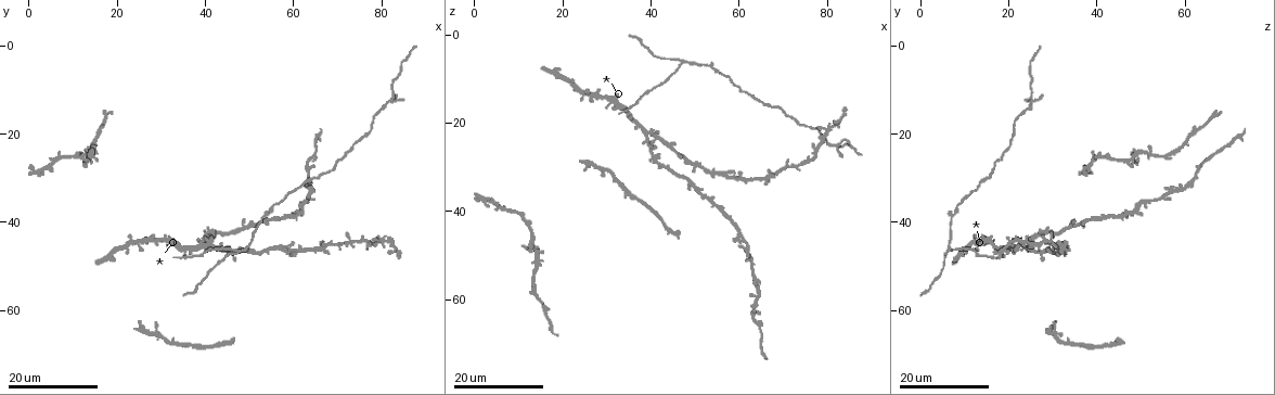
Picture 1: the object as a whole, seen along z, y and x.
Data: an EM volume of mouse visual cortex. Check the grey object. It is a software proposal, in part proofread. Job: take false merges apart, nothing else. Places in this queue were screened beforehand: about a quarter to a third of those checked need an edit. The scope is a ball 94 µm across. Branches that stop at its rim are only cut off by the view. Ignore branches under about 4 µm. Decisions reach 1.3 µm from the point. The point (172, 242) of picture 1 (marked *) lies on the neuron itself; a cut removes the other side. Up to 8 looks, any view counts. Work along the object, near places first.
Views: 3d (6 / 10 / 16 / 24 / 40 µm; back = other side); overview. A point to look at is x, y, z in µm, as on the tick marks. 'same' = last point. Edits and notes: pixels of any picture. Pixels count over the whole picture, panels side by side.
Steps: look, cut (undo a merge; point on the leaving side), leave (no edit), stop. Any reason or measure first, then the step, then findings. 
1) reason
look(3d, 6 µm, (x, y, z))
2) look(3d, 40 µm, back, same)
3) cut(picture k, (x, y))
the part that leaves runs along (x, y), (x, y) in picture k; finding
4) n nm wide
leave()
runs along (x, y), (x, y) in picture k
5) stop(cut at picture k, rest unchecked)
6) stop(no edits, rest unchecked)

three-way junction
look(3d, 16 µm, (54.0, 38.0, 8.0))

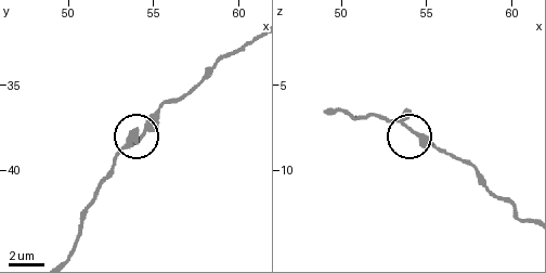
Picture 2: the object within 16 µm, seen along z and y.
look(3d, 10 µm, same)

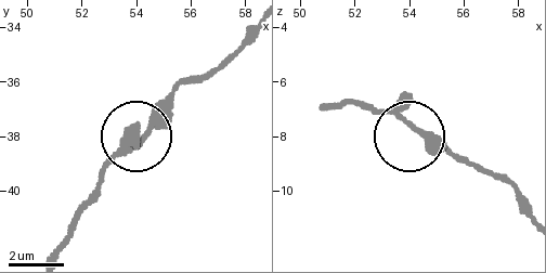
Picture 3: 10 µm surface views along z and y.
3 arms
leave()
one neuron here

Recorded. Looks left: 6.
three arms meet
look(3d, 16 µm, (48.0, 46.5, 5.5))

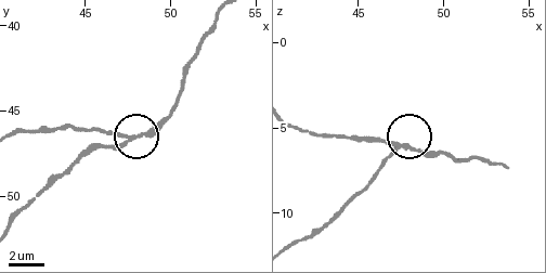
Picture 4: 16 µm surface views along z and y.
zoom in
look(3d, 10 µm, (47.6, 46.7, 6.2))

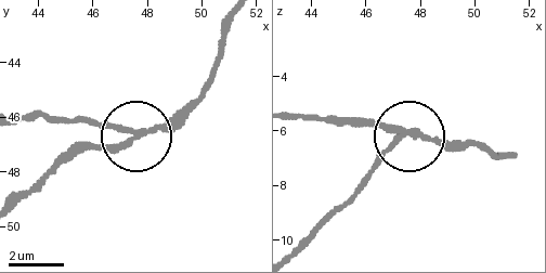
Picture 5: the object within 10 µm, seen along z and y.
3 arms
cut(picture 5, (106, 128))
two neurons meet here

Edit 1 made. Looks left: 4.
three arms meet
look(3d, 16 µm, (5.0, 27.0, 38.5))

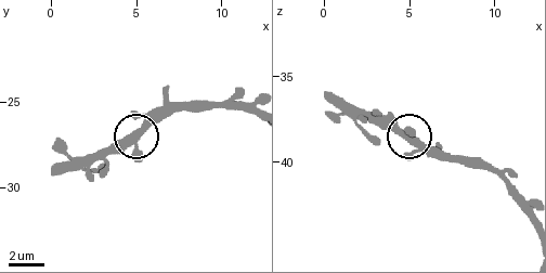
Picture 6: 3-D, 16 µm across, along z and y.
look(3d, 10 µm, (4.4, 27.3, 38.2))

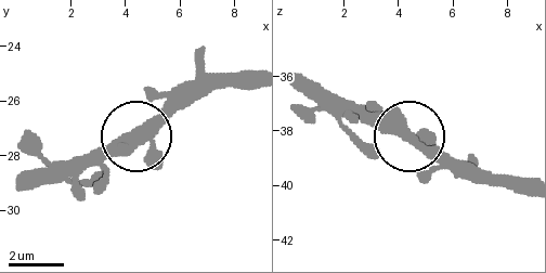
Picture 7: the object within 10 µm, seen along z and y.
370 nm wide
leave()
continuous, no second neuron

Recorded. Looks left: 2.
stop(cut at picture 5, rest unchecked)

